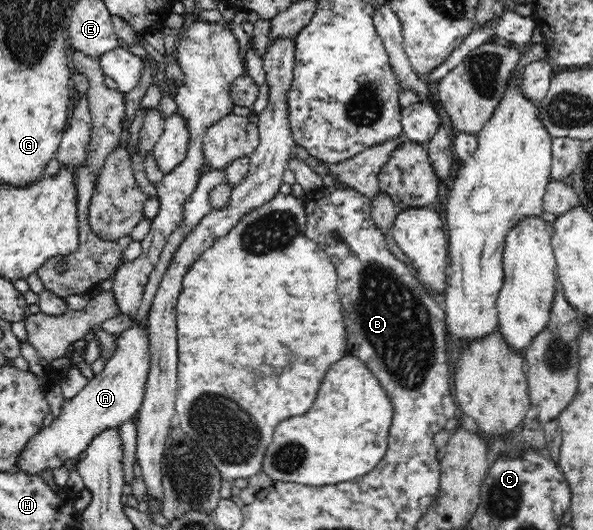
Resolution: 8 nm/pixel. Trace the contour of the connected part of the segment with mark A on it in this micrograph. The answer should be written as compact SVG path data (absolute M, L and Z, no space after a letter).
M134 320L115 340L116 353L108 359L104 371L94 376L74 399L64 401L59 418L30 439L30 444L18 462L18 471L38 474L48 467L60 468L66 460L74 459L86 451L92 438L101 429L120 426L137 415L151 369L151 334L148 323Z

